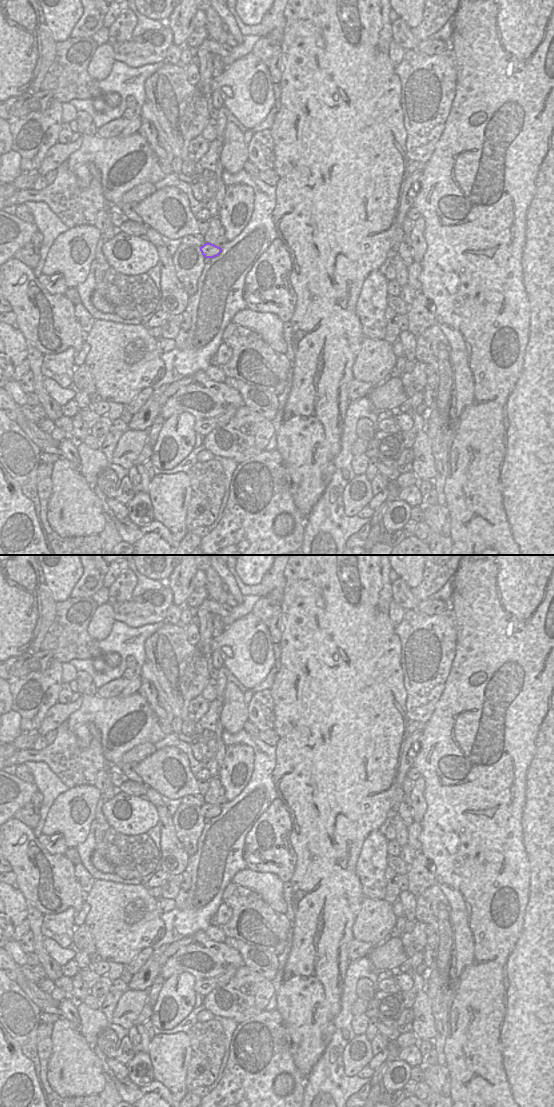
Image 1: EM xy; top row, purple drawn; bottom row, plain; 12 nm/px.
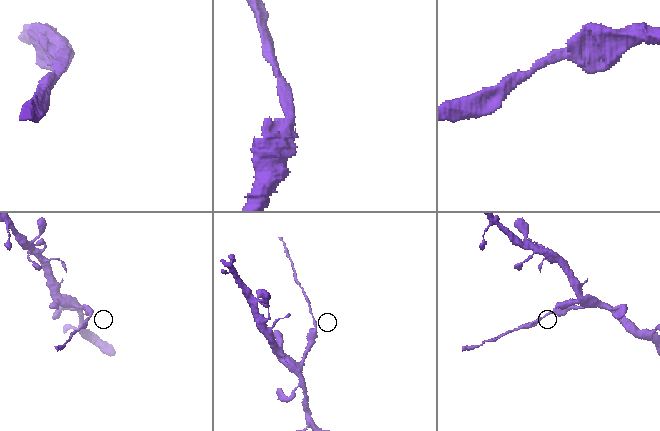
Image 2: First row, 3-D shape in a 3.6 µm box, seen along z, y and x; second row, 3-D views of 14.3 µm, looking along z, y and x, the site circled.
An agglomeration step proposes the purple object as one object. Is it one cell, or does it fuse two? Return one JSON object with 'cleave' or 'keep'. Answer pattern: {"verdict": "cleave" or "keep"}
{"verdict": "cleave"}

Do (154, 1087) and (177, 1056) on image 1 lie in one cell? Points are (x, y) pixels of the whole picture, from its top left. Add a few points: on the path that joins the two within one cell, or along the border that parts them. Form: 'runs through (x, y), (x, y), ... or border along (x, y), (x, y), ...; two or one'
border along (154, 1079), (158, 1080), (173, 1096); two

